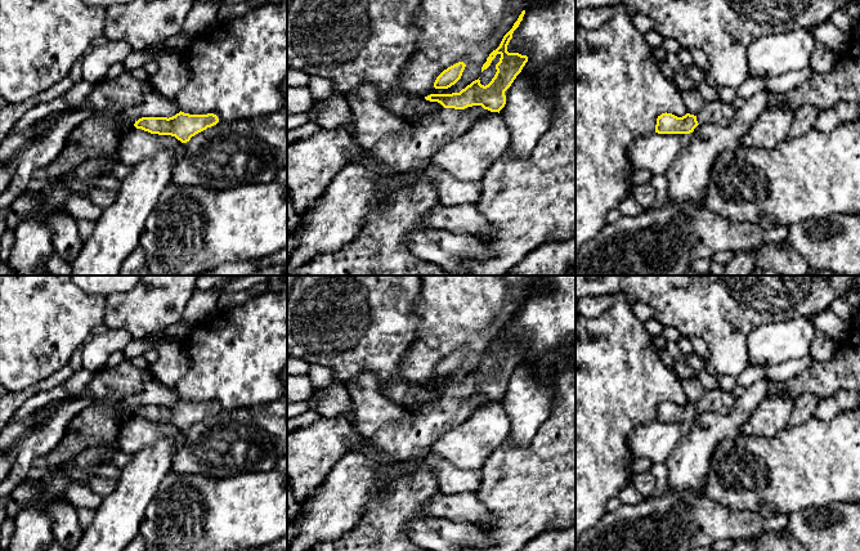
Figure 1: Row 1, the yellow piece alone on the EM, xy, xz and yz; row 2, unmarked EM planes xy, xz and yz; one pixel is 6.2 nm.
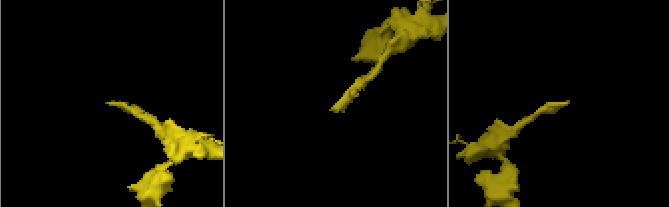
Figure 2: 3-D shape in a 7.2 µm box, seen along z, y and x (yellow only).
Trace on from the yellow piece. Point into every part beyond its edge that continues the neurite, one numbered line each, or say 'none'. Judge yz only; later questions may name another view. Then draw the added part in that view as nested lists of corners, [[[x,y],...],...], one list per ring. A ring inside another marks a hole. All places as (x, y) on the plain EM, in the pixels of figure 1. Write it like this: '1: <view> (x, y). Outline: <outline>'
1: yz (719, 401). Outline: [[[721,388],[707,390],[703,398],[696,403],[698,412],[716,412],[727,415],[734,407],[736,397],[733,391],[725,391]]]

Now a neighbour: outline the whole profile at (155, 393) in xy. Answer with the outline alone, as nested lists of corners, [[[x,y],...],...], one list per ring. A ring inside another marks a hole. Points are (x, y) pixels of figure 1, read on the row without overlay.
[[[152,378],[144,389],[136,394],[131,394],[118,402],[116,408],[120,413],[120,424],[134,417],[134,412],[142,406],[173,406],[180,400],[175,388],[164,385],[160,380]]]

